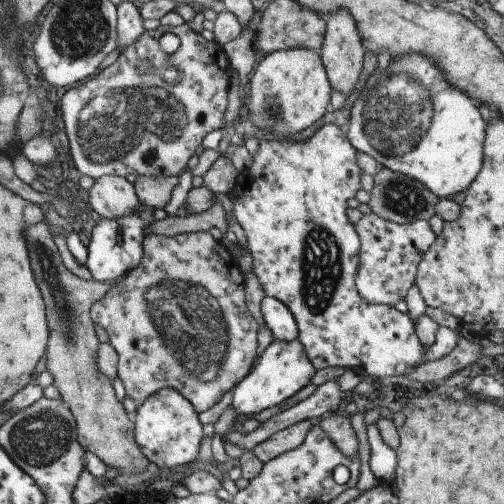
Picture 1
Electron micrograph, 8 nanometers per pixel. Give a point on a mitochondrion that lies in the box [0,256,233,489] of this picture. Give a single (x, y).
(41, 438)

